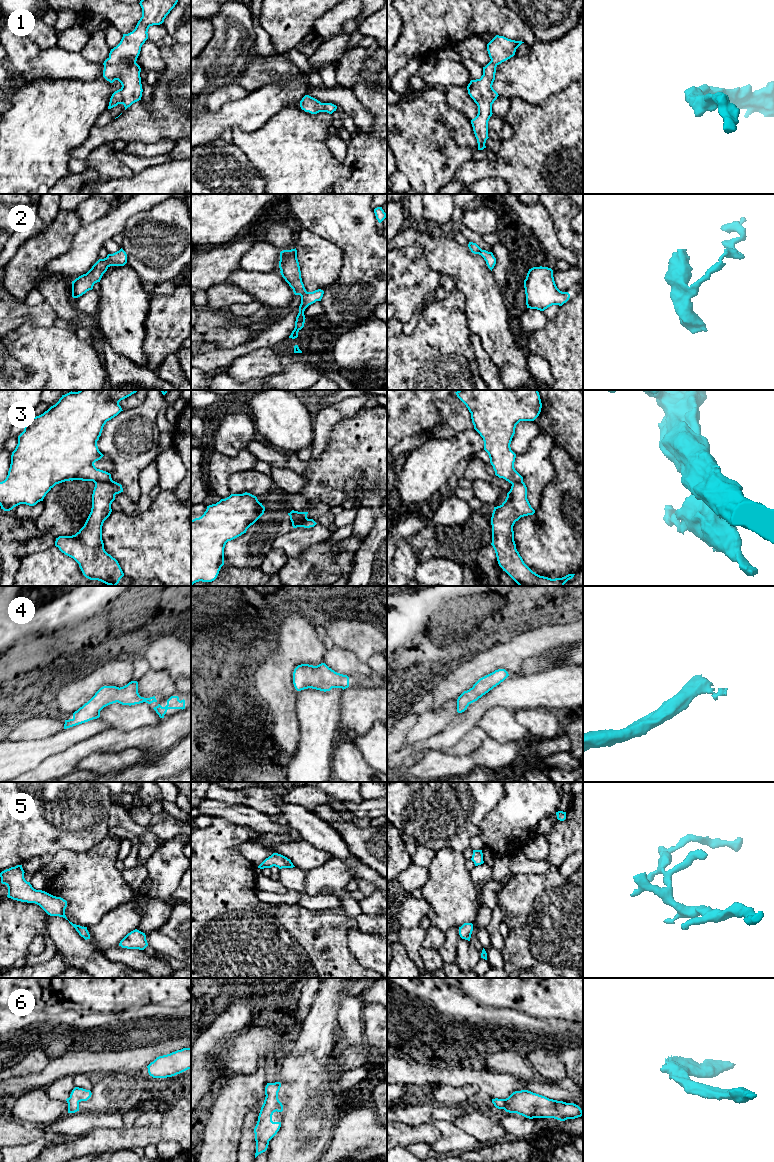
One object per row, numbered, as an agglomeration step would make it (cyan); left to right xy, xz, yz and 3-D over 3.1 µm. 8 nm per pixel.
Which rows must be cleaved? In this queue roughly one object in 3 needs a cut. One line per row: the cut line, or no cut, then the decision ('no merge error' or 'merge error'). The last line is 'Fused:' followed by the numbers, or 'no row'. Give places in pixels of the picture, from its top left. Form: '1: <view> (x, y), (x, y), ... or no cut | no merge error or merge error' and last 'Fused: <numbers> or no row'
1: no cut | no merge error
2: no cut | no merge error
3: xz (307, 518), (294, 518), (291, 521) | merge error
4: no cut | no merge error
5: no cut | no merge error
6: no cut | no merge error
Fused: 3

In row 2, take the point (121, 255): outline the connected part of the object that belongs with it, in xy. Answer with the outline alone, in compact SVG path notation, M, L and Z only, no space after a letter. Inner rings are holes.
M122 248L113 254L108 254L104 259L99 259L86 274L72 281L72 297L78 298L92 290L94 284L100 282L110 266L124 266L126 263L127 254Z

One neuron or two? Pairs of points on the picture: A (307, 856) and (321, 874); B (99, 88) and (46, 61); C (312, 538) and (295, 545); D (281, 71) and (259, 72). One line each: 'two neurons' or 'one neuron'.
A: two neurons
B: two neurons
C: one neuron
D: one neuron

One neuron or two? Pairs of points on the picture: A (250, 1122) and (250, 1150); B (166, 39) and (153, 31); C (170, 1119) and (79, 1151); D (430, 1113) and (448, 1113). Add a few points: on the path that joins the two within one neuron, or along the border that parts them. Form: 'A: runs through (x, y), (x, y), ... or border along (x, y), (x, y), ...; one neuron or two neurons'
A: runs through (249, 1129), (249, 1143); one neuron
B: runs through (163, 39), (156, 33); one neuron
C: runs through (148, 1135), (129, 1139), (102, 1141); one neuron
D: runs through (434, 1113), (444, 1113); one neuron

